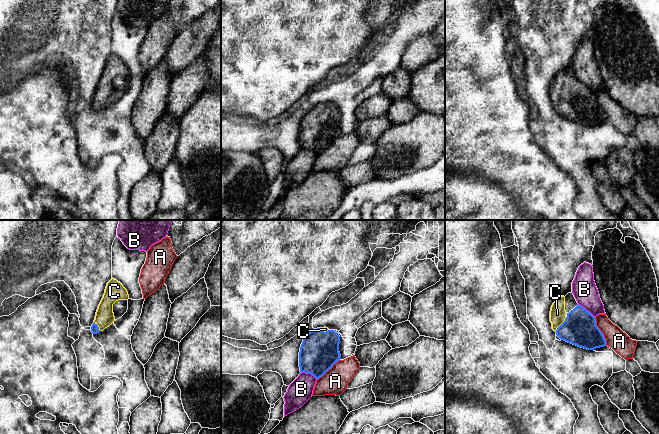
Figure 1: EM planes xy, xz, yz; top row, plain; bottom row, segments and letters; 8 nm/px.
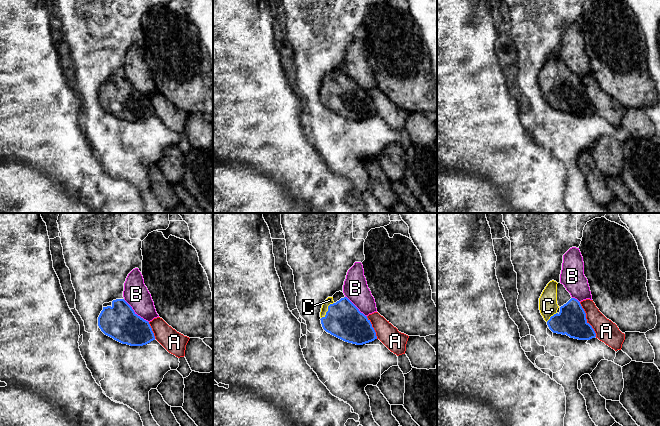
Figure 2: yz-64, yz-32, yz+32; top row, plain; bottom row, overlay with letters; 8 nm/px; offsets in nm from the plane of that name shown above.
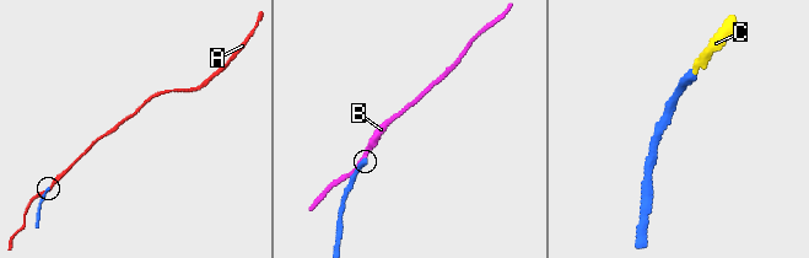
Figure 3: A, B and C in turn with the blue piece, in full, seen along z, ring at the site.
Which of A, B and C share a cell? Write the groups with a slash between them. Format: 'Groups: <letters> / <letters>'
Groups: A / B / C

